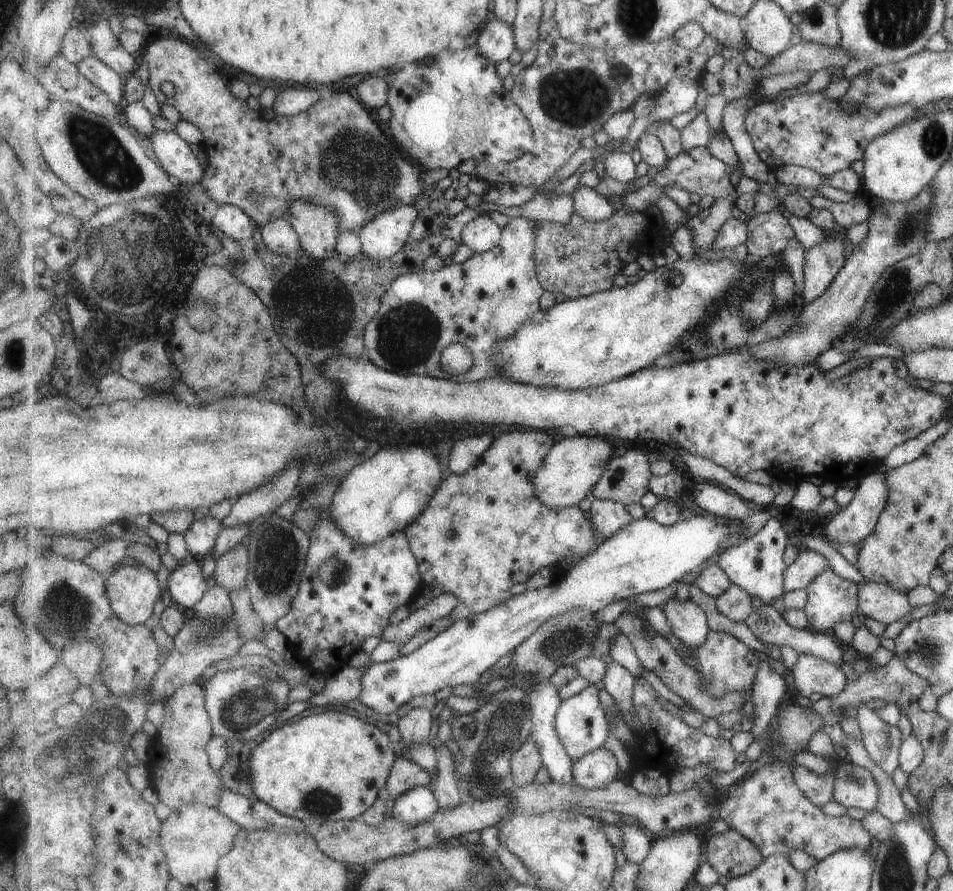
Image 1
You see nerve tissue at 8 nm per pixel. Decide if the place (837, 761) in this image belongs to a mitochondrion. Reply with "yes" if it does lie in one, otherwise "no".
no

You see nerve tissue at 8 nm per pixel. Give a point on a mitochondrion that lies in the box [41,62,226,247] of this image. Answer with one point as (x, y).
(102, 156)

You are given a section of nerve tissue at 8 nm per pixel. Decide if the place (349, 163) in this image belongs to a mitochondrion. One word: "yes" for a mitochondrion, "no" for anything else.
yes

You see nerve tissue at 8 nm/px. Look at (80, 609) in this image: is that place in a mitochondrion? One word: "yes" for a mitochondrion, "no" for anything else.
yes

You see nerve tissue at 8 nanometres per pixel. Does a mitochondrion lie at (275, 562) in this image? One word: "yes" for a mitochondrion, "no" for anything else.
yes

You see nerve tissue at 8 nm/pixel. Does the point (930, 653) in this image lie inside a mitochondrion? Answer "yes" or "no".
yes

